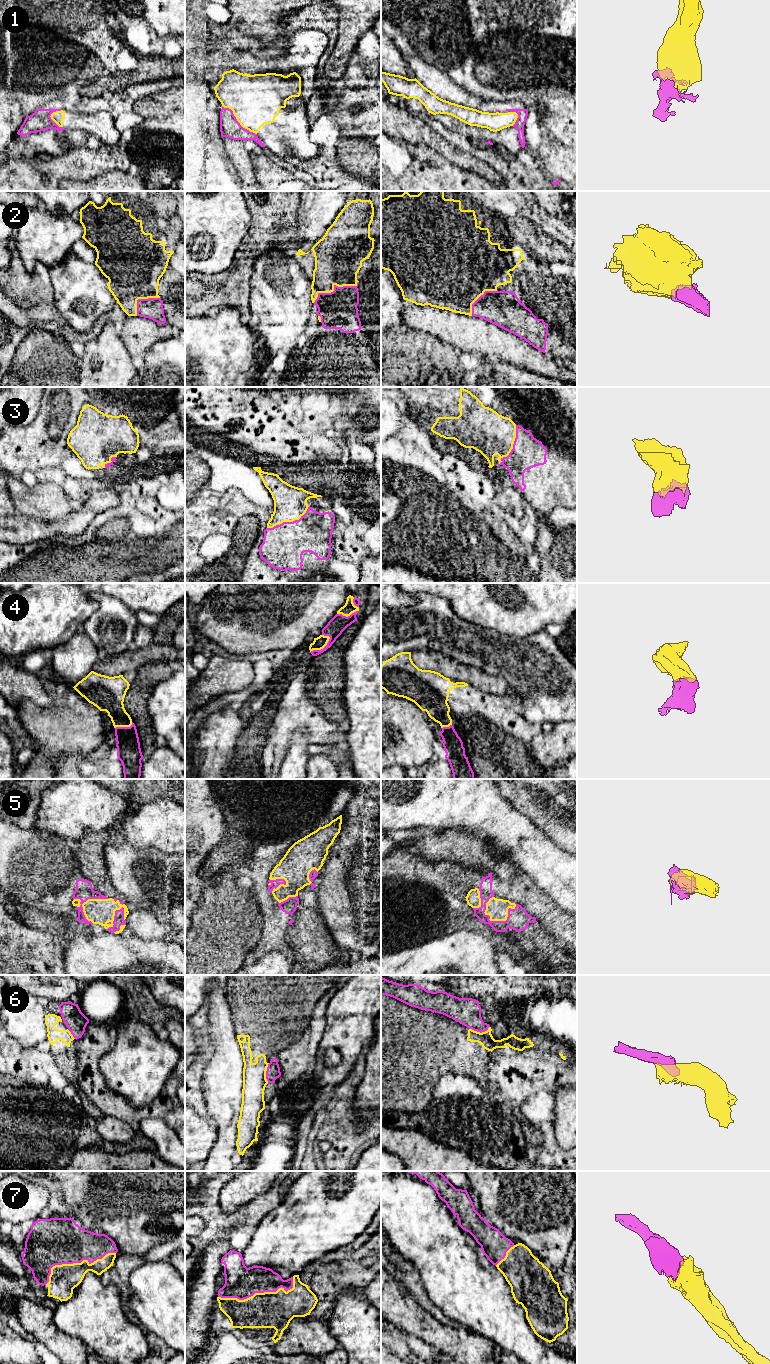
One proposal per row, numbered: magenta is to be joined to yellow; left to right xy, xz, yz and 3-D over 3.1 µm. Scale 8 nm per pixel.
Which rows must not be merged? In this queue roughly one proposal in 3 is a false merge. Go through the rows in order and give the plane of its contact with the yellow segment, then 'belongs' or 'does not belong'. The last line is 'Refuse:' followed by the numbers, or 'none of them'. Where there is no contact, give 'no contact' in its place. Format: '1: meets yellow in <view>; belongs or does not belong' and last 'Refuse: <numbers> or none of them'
1: meets yellow in xz; does not belong
2: meets yellow in xz; belongs
3: meets yellow in xz; belongs
4: meets yellow in xz; belongs
5: meets yellow in xy; belongs
6: meets yellow in yz; does not belong
7: meets yellow in xz; belongs
Refuse: 1, 6

